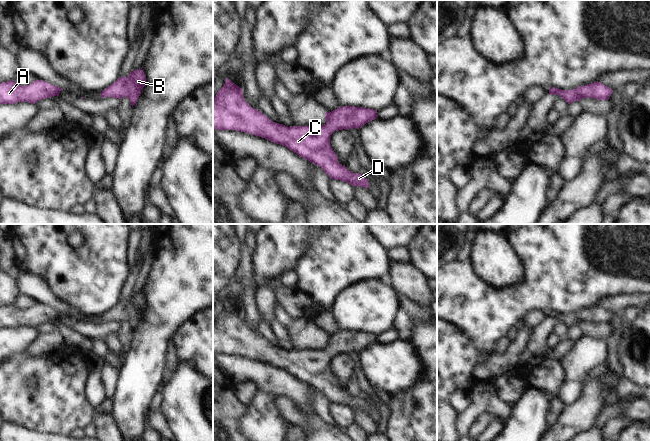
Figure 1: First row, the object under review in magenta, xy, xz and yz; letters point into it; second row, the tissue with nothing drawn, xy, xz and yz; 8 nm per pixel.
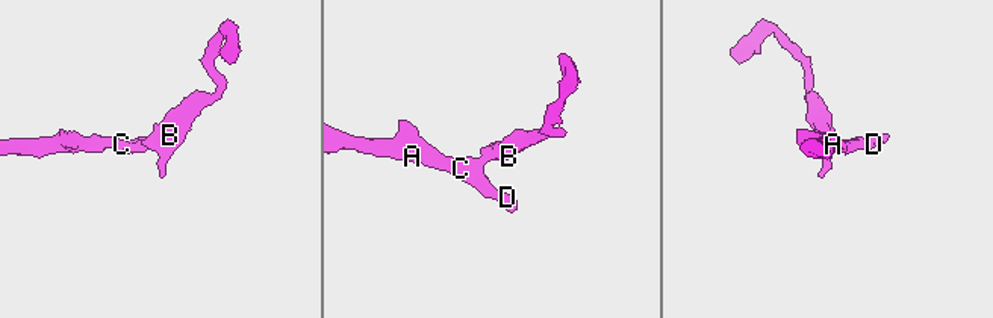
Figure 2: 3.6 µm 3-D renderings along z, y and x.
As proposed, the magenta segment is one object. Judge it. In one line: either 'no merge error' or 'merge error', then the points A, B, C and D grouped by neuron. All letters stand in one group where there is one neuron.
no merge error; groups A B C D

